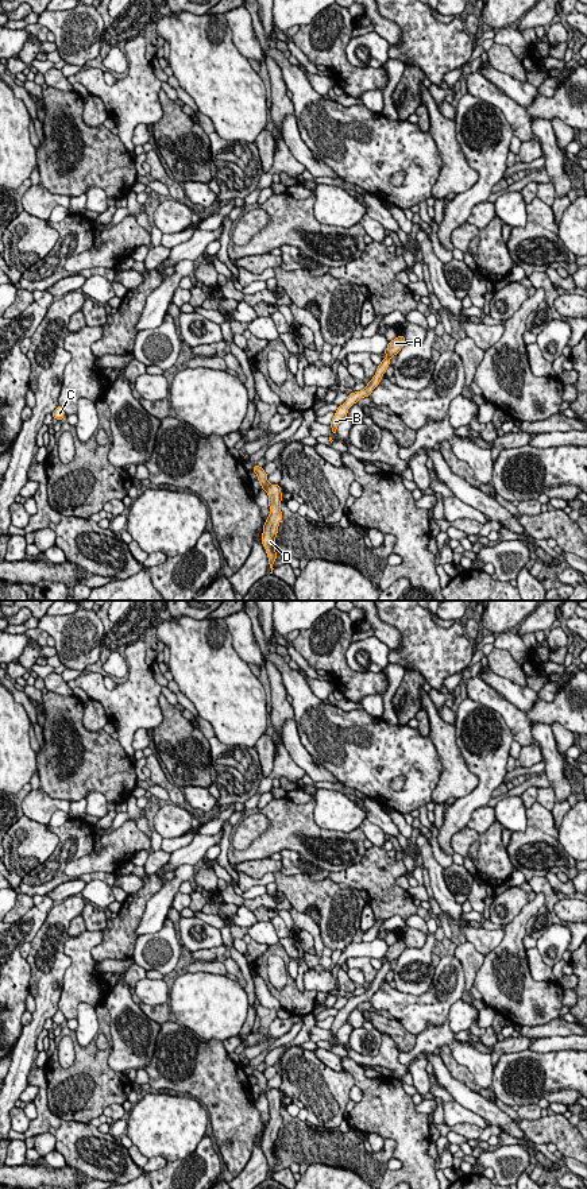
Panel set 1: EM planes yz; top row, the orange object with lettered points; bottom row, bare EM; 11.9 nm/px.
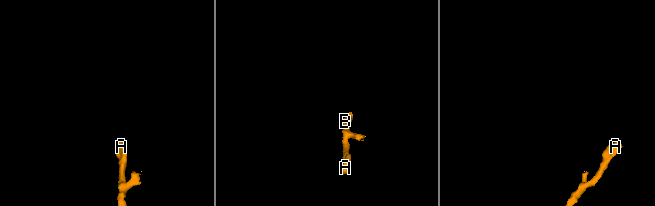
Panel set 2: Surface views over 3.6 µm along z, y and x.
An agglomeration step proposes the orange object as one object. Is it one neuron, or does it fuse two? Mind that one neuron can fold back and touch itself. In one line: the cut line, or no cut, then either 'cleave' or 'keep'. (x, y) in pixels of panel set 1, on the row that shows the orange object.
no cut | keep

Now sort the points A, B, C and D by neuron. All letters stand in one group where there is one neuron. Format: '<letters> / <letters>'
A B C D

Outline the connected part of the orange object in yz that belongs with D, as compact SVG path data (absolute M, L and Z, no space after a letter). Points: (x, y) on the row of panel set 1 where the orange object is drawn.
M258 464L254 466L252 471L258 475L258 482L260 483L260 487L267 493L269 495L269 506L270 506L270 514L263 525L263 533L262 533L262 544L266 549L267 557L269 557L269 565L271 568L273 574L273 564L277 560L277 552L275 552L275 537L278 533L278 526L282 520L282 511L281 511L281 501L282 501L282 493L281 486L271 485L267 480L267 474L262 467Z

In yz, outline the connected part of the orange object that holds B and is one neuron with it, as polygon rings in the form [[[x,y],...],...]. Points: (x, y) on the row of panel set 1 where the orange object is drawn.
[[[399,335],[398,337],[395,337],[394,340],[390,340],[387,344],[387,348],[383,351],[383,354],[386,354],[387,356],[385,359],[382,359],[381,364],[376,368],[375,375],[372,377],[372,379],[367,383],[367,386],[360,390],[360,391],[355,391],[355,393],[350,393],[347,397],[347,401],[340,405],[337,408],[337,410],[335,412],[335,416],[331,421],[331,428],[332,432],[336,433],[337,425],[347,418],[347,413],[348,409],[356,404],[360,398],[364,397],[370,397],[370,394],[372,393],[372,390],[379,385],[379,382],[382,381],[382,375],[386,372],[387,367],[390,366],[390,359],[394,355],[398,355],[401,348],[406,344],[406,340],[402,335]]]

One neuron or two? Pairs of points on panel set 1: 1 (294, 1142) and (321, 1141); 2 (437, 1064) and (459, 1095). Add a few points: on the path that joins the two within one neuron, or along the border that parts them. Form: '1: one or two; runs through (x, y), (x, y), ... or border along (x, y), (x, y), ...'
1: one; runs through (301, 1142), (315, 1142)
2: one; runs through (440, 1072), (454, 1087)

